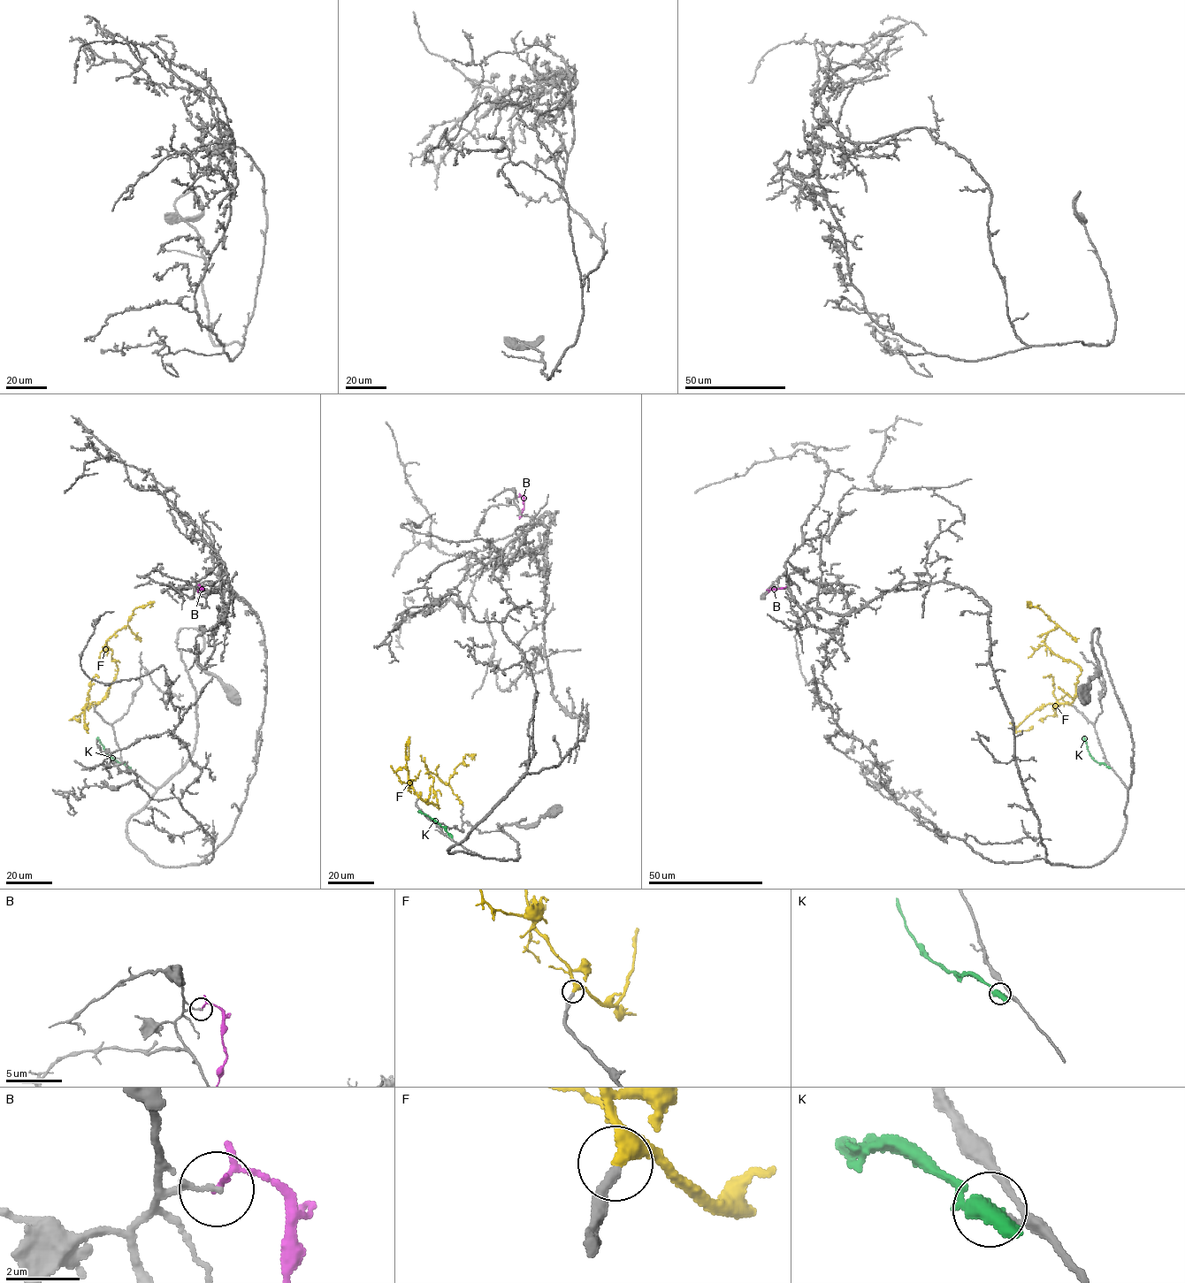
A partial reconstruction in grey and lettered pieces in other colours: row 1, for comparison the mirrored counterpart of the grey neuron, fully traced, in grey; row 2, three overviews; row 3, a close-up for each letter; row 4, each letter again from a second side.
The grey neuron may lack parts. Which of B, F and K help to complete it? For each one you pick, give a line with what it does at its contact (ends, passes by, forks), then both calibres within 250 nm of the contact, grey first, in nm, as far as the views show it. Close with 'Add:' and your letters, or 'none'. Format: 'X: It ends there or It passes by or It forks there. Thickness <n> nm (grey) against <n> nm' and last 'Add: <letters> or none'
F: It passes by. Thickness 280 nm (grey) against 280 nm
Add: F

